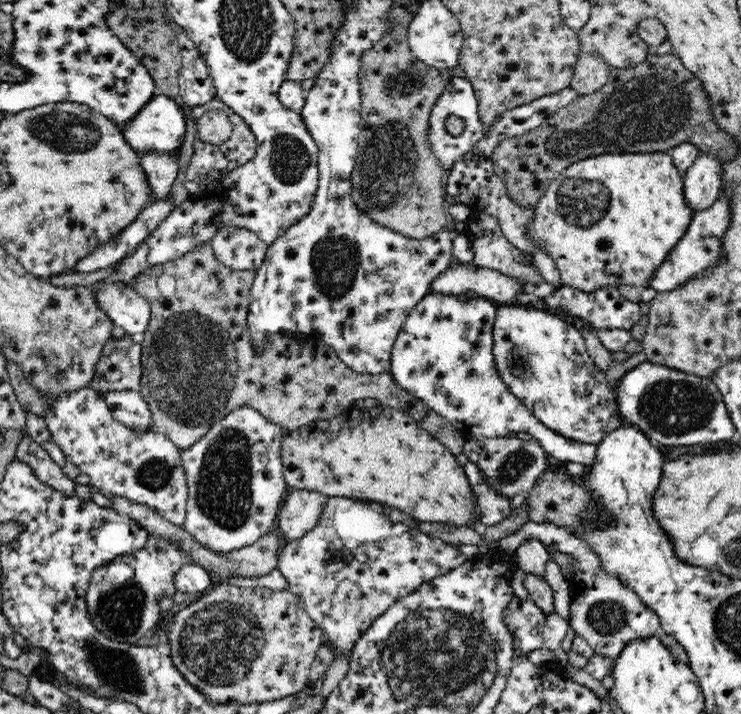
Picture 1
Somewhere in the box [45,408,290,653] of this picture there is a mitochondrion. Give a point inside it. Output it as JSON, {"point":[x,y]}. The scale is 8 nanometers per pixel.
{"point":[224,492]}

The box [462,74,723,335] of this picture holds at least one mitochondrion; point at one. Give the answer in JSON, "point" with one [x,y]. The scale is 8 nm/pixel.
{"point":[582,202]}

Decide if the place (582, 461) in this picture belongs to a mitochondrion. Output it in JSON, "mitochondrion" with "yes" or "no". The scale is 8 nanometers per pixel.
{"mitochondrion":"no"}

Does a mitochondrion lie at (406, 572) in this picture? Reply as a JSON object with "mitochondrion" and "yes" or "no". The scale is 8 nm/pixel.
{"mitochondrion":"no"}

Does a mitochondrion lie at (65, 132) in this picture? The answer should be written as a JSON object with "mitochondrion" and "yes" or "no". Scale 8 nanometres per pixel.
{"mitochondrion":"yes"}

